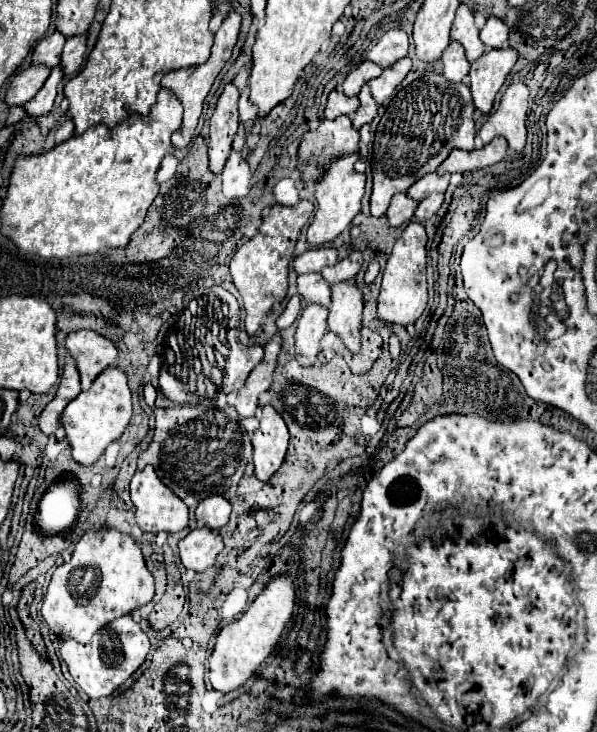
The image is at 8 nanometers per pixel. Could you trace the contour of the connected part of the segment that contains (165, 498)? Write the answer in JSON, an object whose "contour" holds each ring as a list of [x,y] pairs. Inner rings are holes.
{"contour":[[[148,465],[142,471],[136,471],[130,481],[130,497],[136,505],[136,523],[146,533],[178,533],[188,525],[188,507],[180,497],[176,497],[154,473],[154,469]]]}

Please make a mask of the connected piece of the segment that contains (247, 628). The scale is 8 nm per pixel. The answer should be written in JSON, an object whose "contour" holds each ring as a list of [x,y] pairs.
{"contour":[[[274,577],[274,581],[254,599],[250,609],[236,621],[224,625],[218,631],[216,643],[212,647],[212,655],[208,661],[208,677],[212,683],[212,689],[220,693],[230,693],[244,685],[254,669],[260,667],[260,663],[270,657],[276,651],[276,645],[280,641],[280,635],[290,621],[294,611],[294,583],[290,577]]]}

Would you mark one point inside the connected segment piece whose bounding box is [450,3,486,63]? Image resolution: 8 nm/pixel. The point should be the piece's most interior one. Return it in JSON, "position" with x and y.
{"position":[464,31]}

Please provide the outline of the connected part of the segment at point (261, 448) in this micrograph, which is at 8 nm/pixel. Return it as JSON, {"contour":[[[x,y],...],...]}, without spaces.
{"contour":[[[272,405],[262,409],[260,427],[252,435],[254,445],[254,475],[260,481],[268,481],[284,461],[288,449],[288,429],[284,419]]]}

